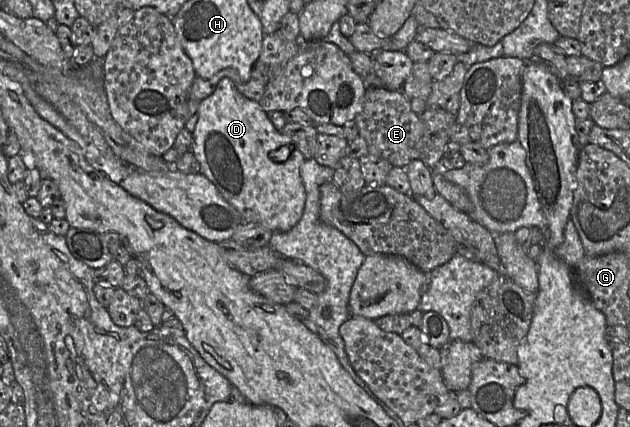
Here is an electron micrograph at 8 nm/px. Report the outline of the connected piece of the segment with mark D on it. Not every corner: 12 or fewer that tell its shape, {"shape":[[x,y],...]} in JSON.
{"shape":[[228,77],[191,152],[243,223],[290,231],[306,158]]}

